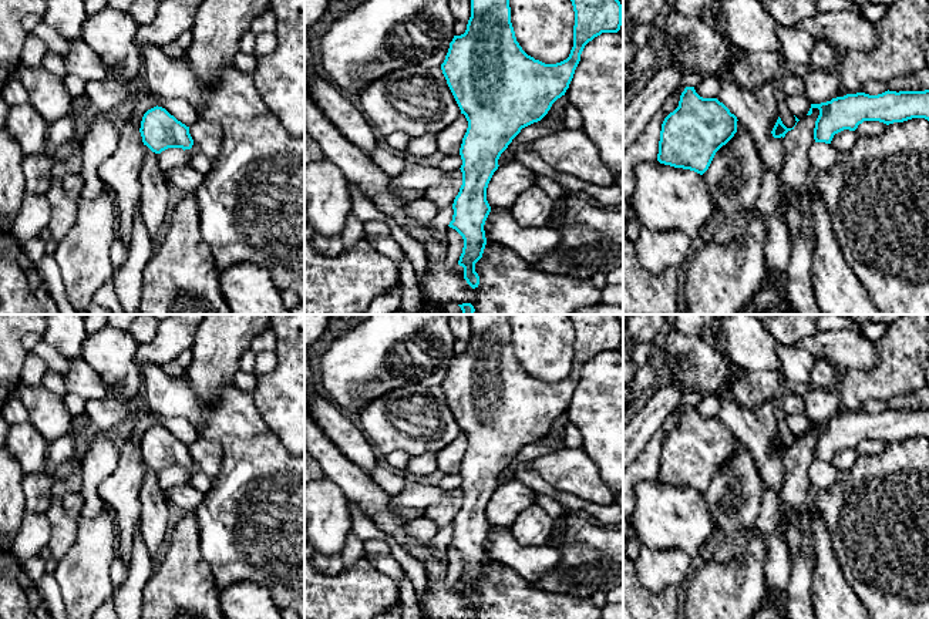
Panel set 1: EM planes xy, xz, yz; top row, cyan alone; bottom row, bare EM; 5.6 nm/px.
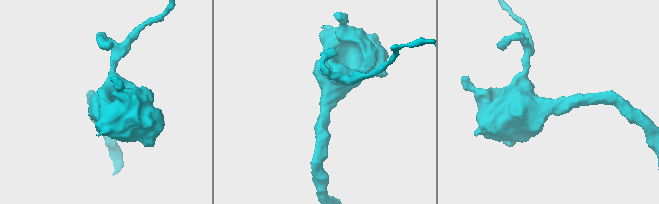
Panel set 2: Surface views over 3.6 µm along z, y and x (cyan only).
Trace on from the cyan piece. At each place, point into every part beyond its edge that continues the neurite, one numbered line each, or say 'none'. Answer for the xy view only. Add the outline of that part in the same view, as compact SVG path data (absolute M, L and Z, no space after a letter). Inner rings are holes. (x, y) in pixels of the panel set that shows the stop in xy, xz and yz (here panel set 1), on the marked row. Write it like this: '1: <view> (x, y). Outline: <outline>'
none

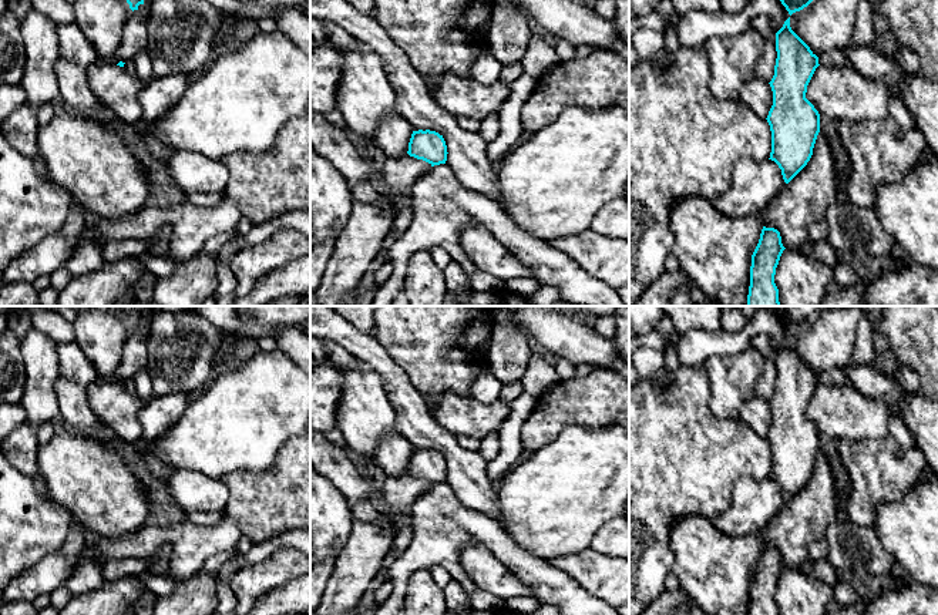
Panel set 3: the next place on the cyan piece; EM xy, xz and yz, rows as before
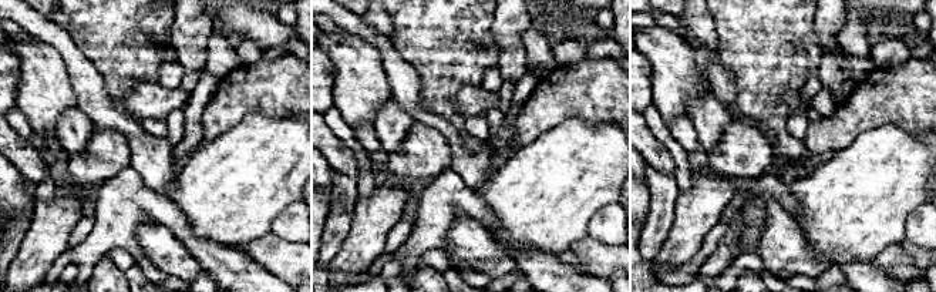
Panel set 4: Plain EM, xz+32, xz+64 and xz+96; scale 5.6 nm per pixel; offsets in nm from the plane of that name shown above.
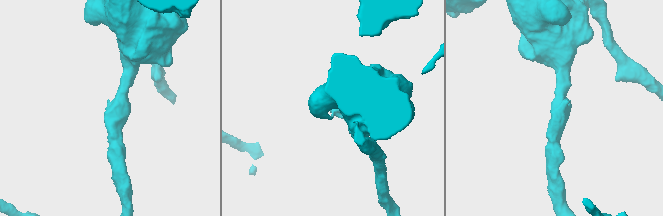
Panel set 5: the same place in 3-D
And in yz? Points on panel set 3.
none

